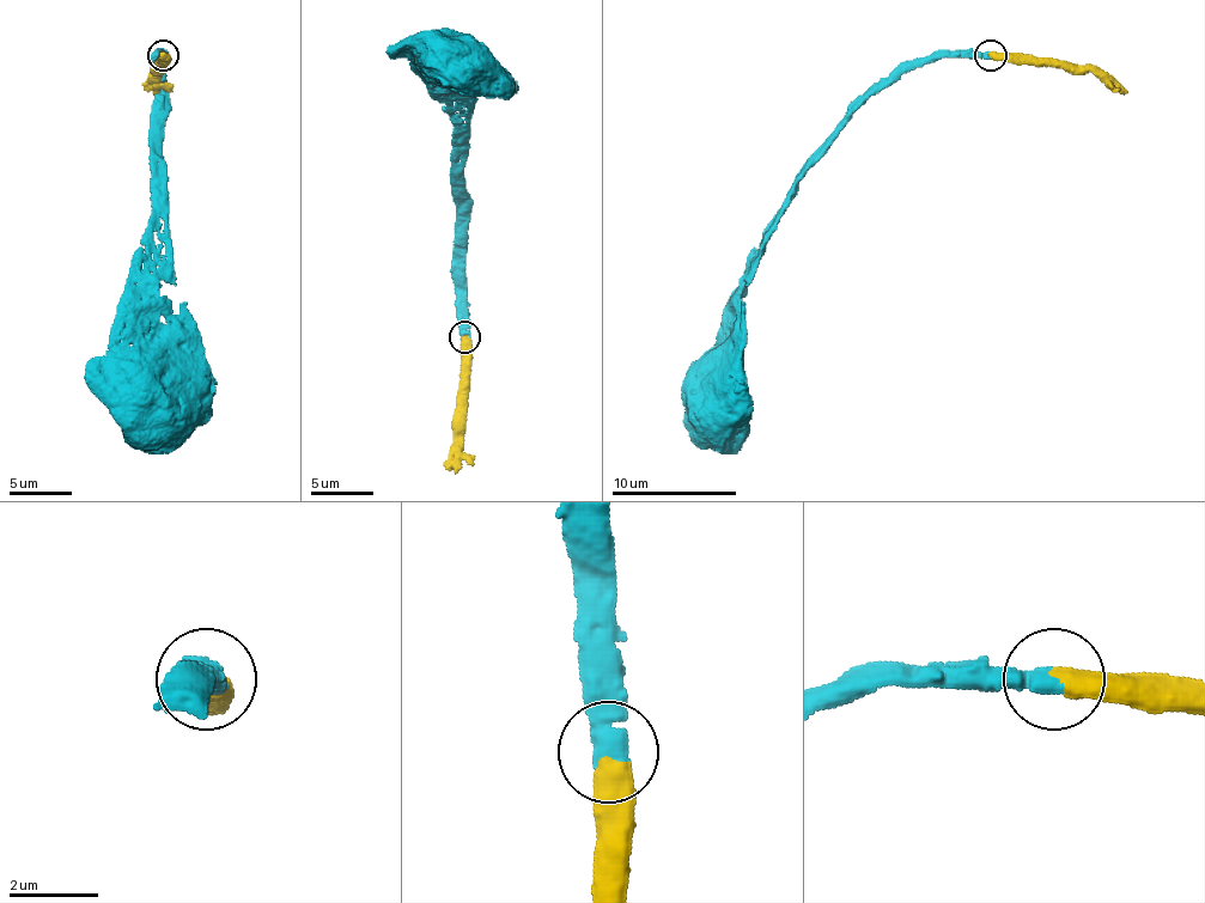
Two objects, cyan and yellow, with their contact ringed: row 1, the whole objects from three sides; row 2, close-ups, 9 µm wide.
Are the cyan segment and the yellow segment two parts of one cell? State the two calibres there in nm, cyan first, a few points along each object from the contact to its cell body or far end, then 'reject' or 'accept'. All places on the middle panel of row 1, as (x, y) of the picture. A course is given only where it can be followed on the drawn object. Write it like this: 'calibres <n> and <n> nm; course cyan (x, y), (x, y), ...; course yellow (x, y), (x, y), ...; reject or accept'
calibres 550 and 550 nm; course cyan (463, 337), (467, 109), (461, 84), (470, 59), (454, 55); course yellow (463, 337), (461, 441), (454, 473); accept

